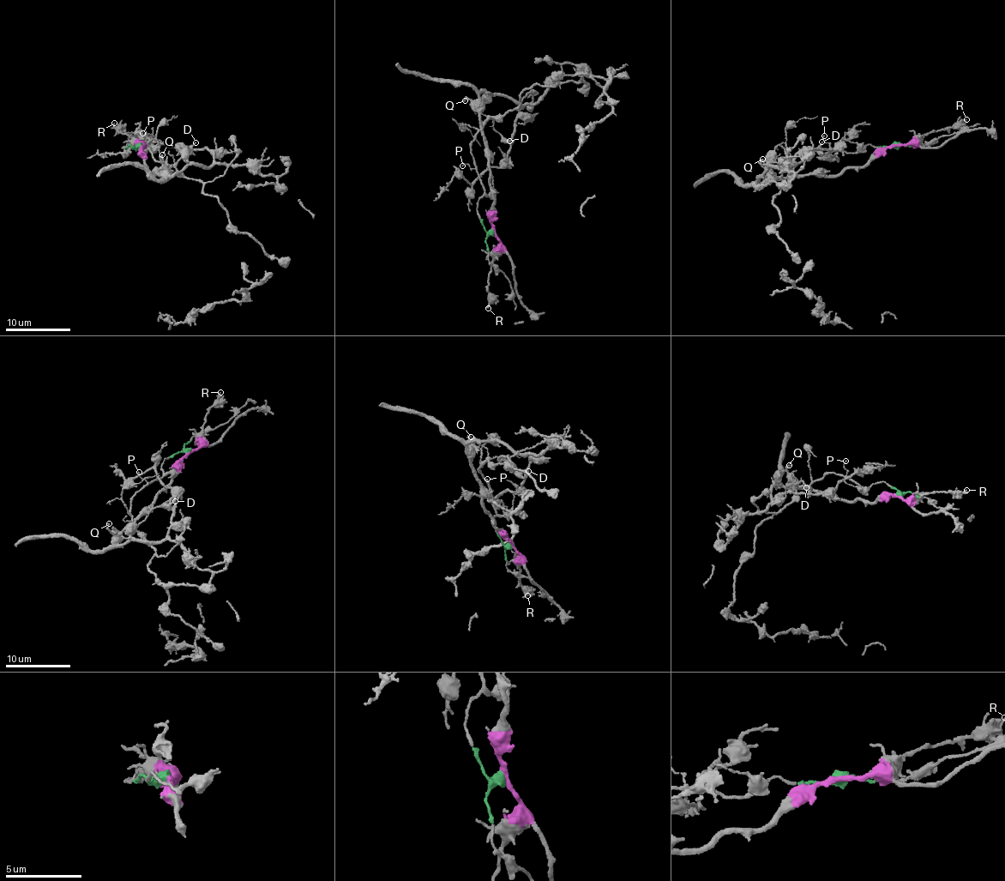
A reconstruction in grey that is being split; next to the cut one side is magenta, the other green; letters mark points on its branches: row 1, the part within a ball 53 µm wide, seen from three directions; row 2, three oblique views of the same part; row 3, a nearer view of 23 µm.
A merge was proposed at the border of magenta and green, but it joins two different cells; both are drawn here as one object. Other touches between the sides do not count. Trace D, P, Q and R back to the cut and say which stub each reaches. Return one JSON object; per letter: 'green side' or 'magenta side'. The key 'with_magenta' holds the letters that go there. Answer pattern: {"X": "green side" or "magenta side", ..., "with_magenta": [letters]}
{"D": "green side", "P": "green side", "Q": "magenta side", "R": "magenta side", "with_magenta": ["Q", "R"]}

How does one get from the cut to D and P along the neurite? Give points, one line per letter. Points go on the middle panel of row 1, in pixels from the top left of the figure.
D: (492, 231), (487, 232), (477, 209), (484, 186), (471, 148), (474, 135), (489, 117), (495, 129), (508, 141)
P: (492, 231), (487, 232), (477, 209), (484, 186), (477, 171), (466, 164), (462, 165)

